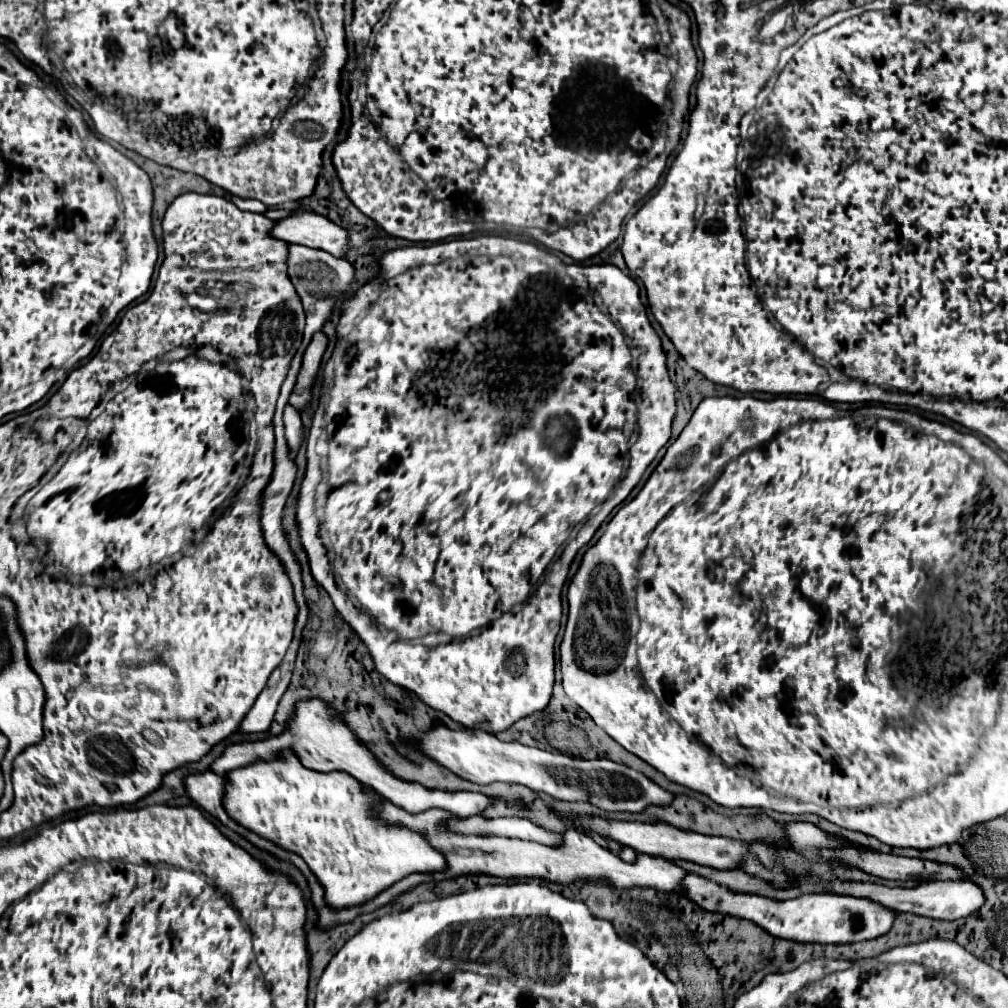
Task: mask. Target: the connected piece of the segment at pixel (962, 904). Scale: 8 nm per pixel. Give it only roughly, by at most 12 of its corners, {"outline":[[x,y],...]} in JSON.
{"outline":[[969,880],[889,888],[833,884],[835,894],[875,900],[893,912],[957,920],[983,906]]}

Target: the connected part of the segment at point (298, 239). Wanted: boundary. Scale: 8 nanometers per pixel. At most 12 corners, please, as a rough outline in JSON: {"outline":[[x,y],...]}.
{"outline":[[295,210],[271,236],[339,258],[349,248],[345,228],[321,214]]}

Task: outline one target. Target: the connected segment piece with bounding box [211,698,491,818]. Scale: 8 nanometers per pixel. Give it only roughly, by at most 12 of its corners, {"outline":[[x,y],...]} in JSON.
{"outline":[[303,700],[281,736],[231,744],[227,774],[291,748],[305,768],[347,772],[407,812],[463,818],[491,800],[397,780],[323,700]]}

